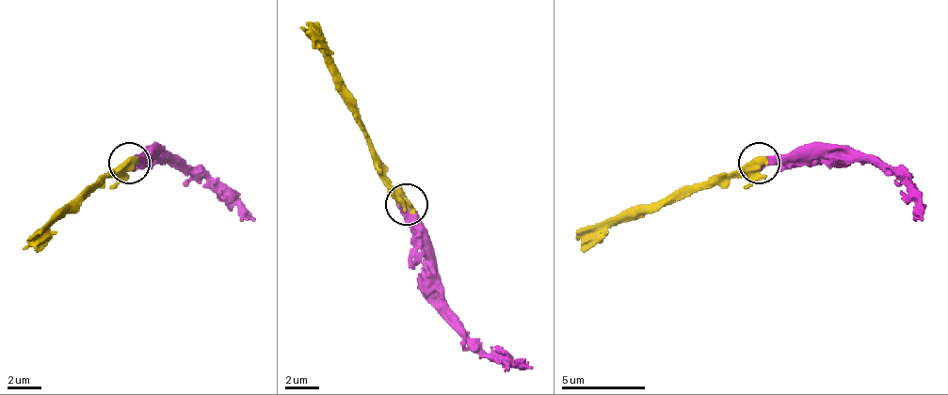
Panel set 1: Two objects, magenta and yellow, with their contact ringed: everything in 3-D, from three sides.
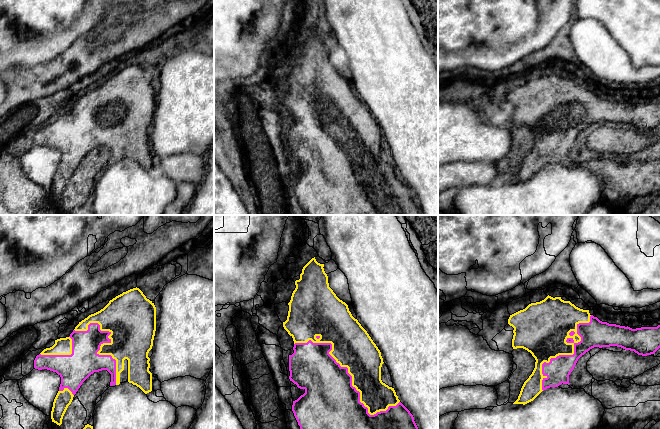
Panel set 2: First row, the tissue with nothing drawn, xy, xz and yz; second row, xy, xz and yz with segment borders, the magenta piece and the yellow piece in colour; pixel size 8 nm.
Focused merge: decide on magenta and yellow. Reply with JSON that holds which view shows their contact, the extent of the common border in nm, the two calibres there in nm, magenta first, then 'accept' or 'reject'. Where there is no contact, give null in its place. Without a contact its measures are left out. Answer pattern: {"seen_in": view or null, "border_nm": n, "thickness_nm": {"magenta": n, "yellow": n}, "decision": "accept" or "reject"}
{"seen_in": "yz", "border_nm": 700, "thickness_nm": {"magenta": 190, "yellow": 360}, "decision": "accept"}

